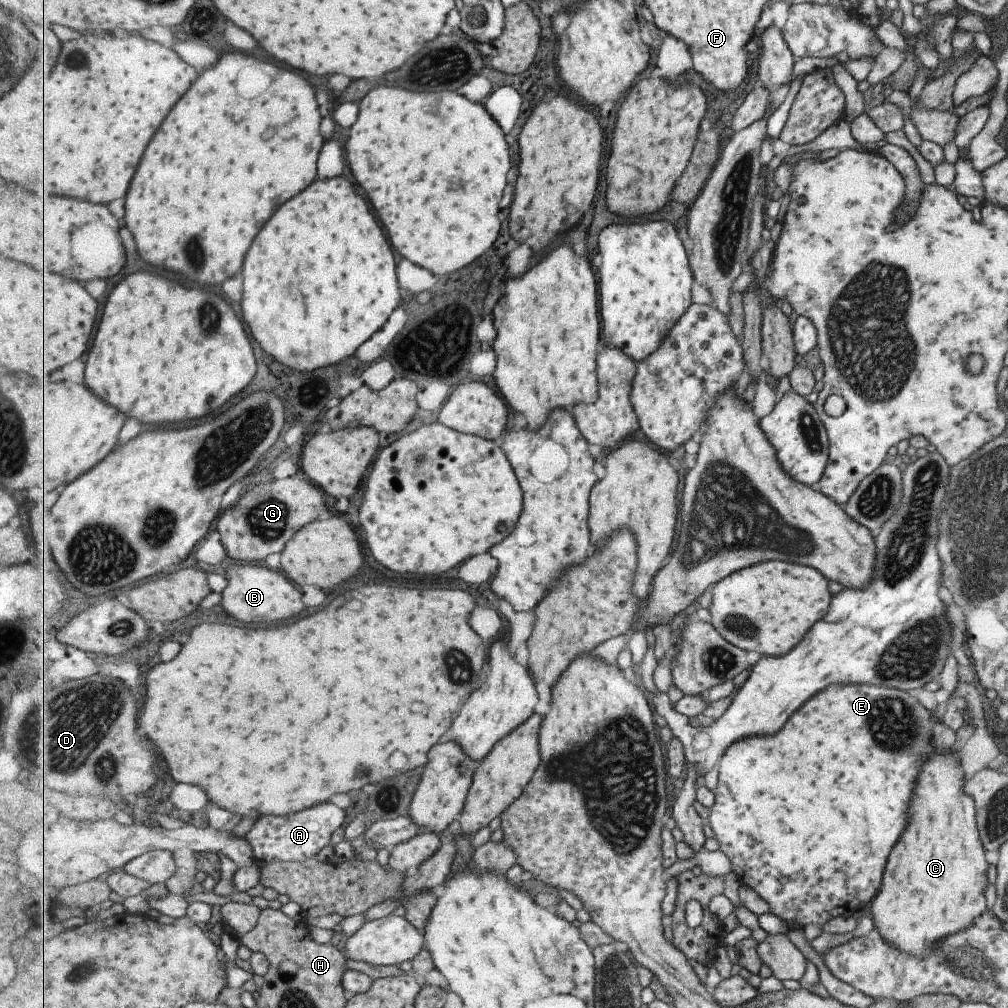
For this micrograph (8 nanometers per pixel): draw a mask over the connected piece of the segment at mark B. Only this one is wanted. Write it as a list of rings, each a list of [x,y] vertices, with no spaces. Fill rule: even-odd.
[[[264,564],[233,565],[227,568],[229,586],[223,592],[221,606],[233,618],[247,624],[273,624],[289,620],[305,610],[303,594],[292,579],[287,580],[281,572],[268,569]]]

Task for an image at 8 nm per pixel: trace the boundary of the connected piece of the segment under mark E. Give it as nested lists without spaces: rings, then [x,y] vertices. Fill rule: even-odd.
[[[833,686],[833,690],[825,690],[821,698],[813,698],[777,738],[751,737],[745,741],[736,742],[719,760],[718,786],[714,792],[715,804],[707,818],[719,842],[719,849],[730,856],[737,880],[741,885],[751,887],[770,906],[770,910],[782,921],[782,926],[792,925],[802,929],[807,924],[823,926],[830,918],[850,916],[862,909],[876,895],[882,881],[882,874],[886,865],[888,854],[893,845],[900,840],[903,828],[907,824],[907,808],[913,796],[915,778],[919,772],[921,762],[933,752],[931,746],[931,728],[933,728],[931,714],[911,698],[907,692],[891,690],[891,688],[877,688],[877,686]],[[893,702],[903,704],[903,712],[891,712]]]

